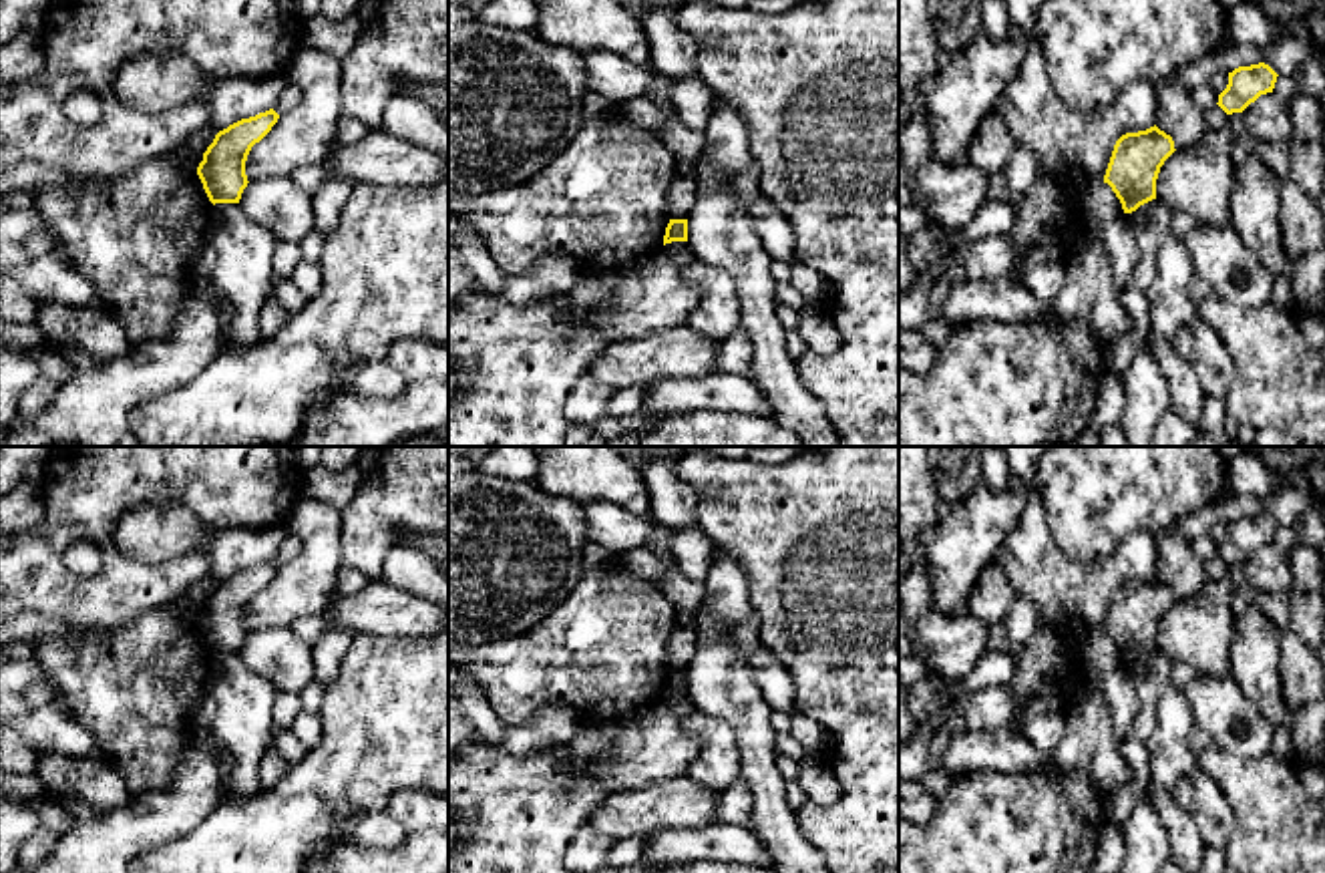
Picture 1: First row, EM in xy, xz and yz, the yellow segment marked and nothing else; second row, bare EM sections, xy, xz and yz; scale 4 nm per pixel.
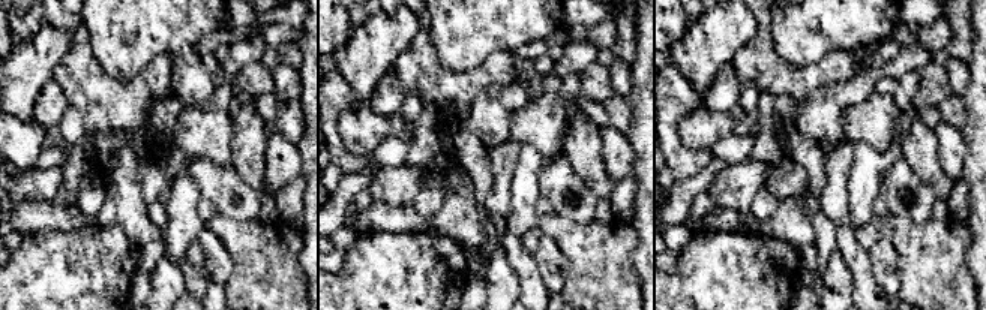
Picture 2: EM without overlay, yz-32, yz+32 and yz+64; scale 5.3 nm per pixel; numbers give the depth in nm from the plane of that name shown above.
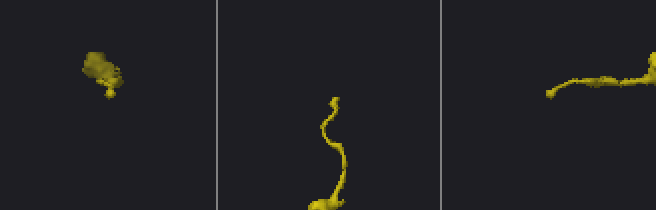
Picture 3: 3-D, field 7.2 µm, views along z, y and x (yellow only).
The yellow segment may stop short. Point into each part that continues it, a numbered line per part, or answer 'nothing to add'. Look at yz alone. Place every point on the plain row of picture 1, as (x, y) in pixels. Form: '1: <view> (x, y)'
nothing to add

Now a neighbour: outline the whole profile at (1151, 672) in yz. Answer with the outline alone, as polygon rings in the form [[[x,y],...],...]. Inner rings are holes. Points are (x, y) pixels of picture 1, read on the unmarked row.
[[[1152,650],[1128,664],[1132,684],[1138,692],[1140,710],[1126,736],[1142,742],[1150,742],[1156,728],[1156,704],[1170,680],[1172,662],[1160,652]]]

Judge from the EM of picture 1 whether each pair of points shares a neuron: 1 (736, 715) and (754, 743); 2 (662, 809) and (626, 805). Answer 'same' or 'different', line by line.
1: same
2: same

